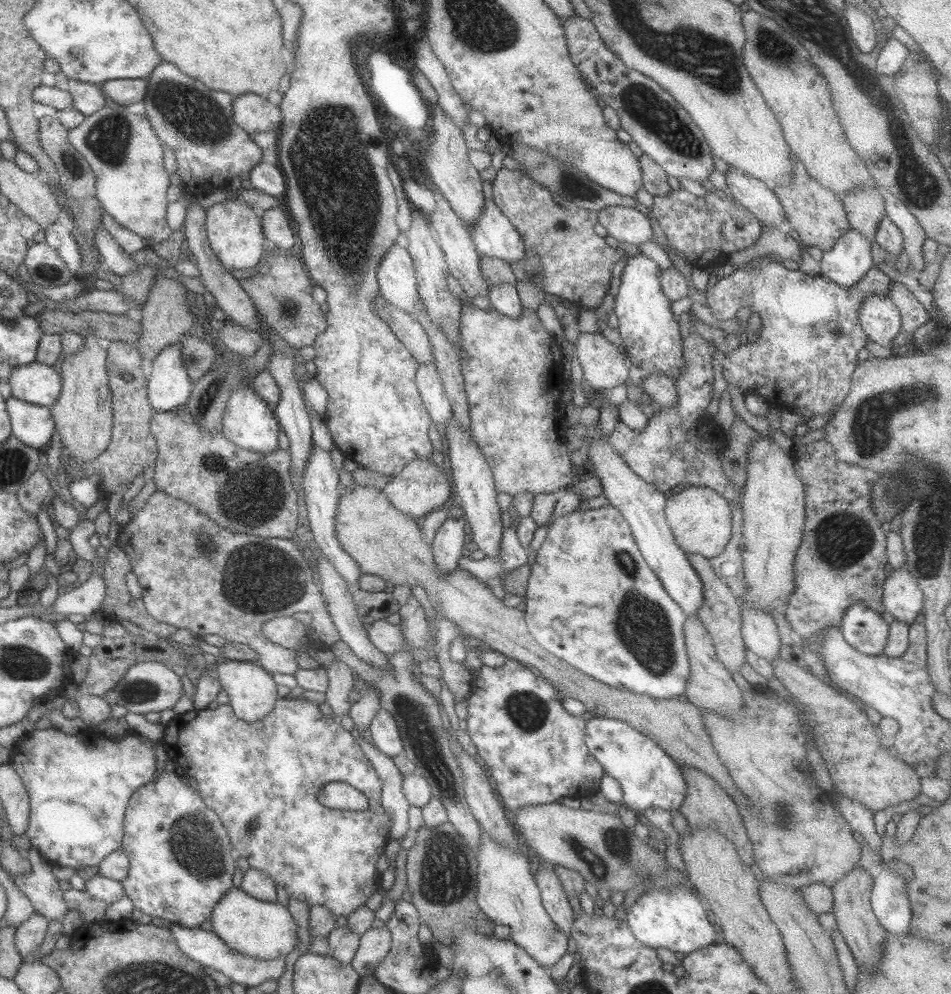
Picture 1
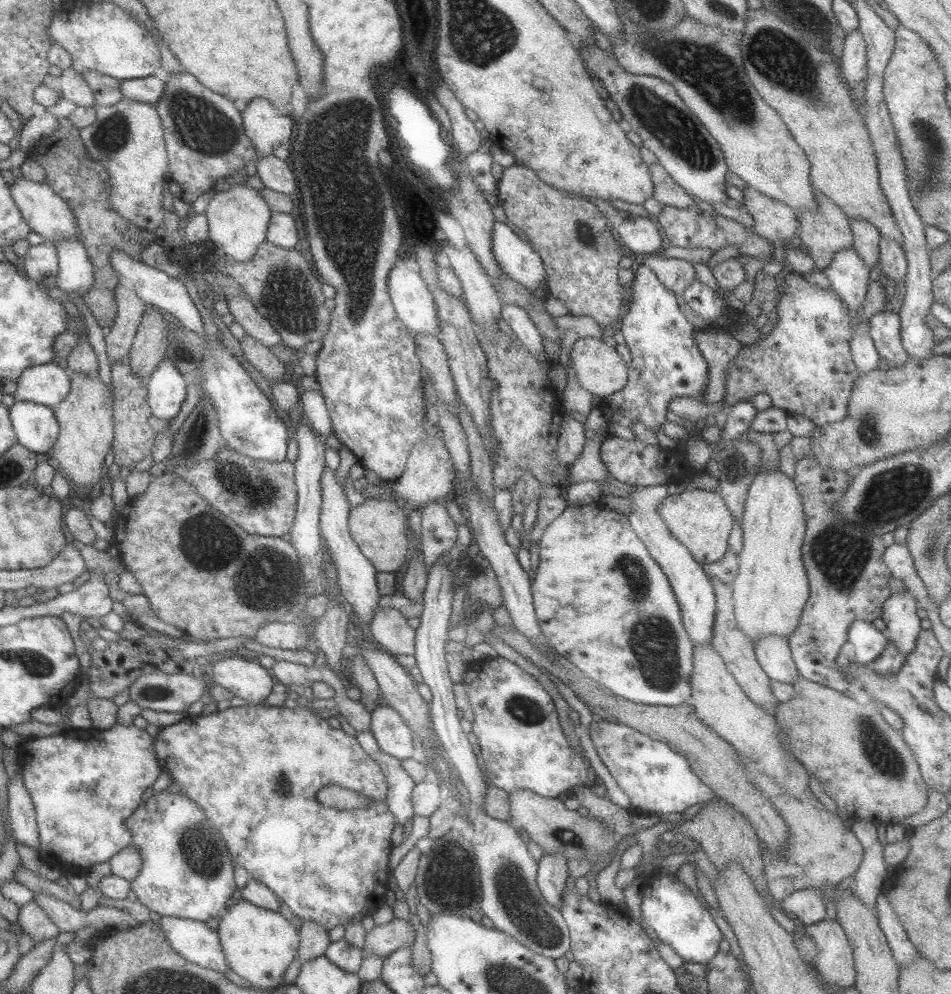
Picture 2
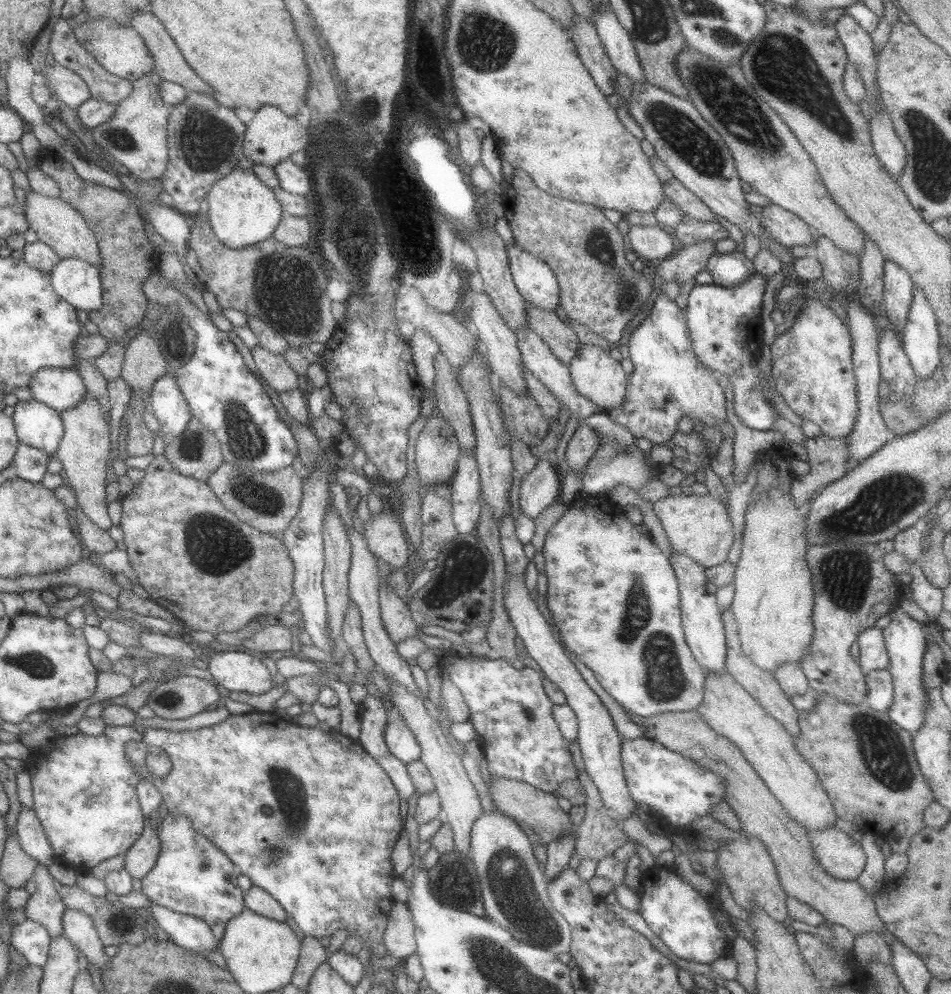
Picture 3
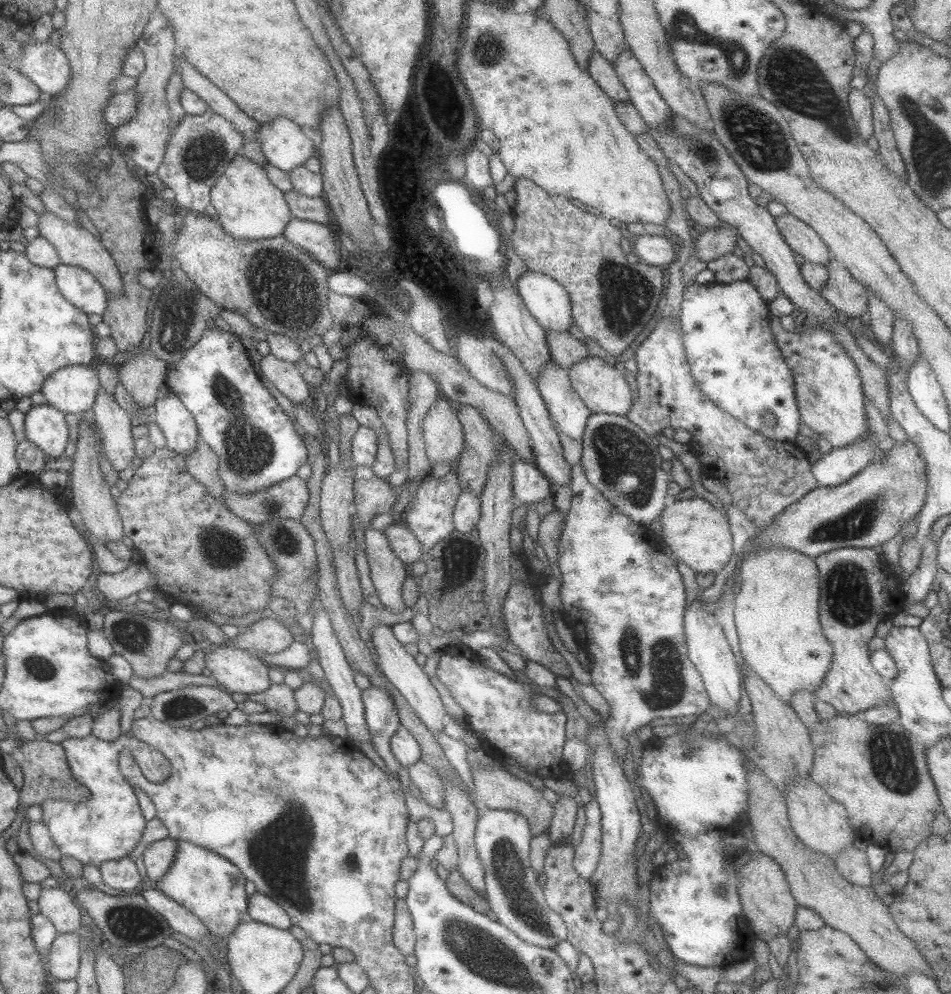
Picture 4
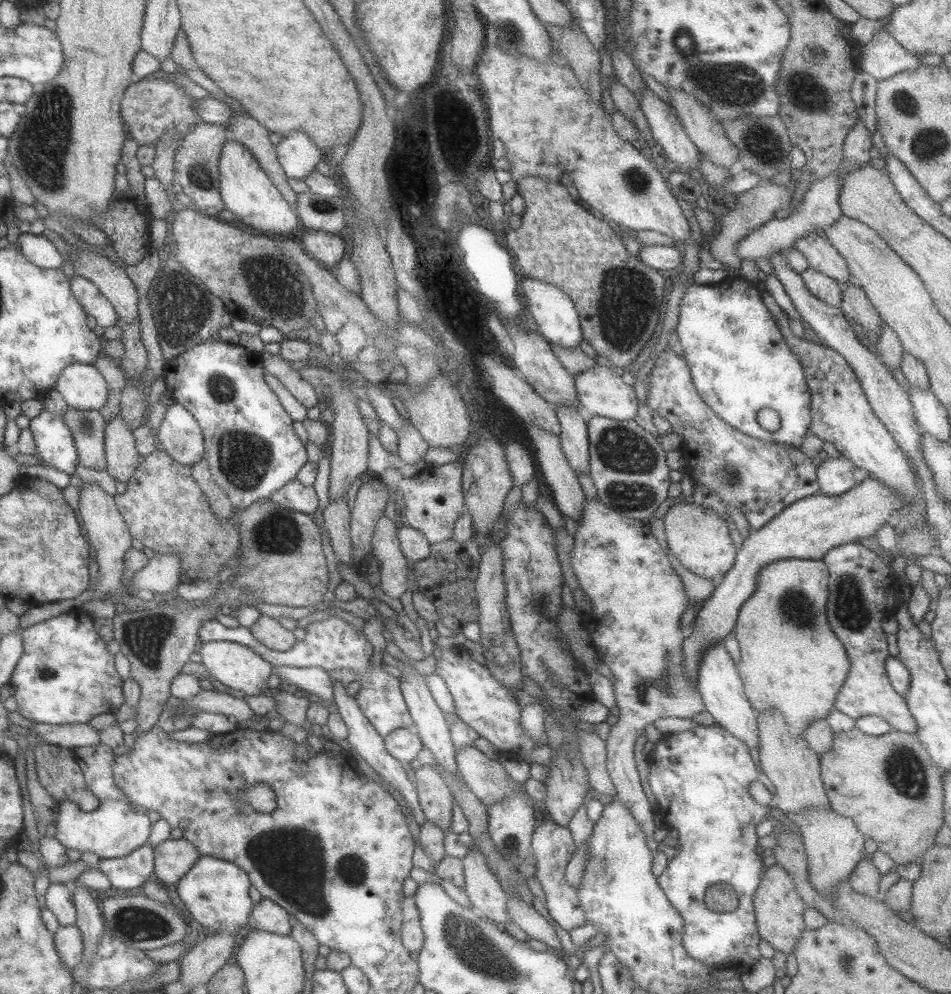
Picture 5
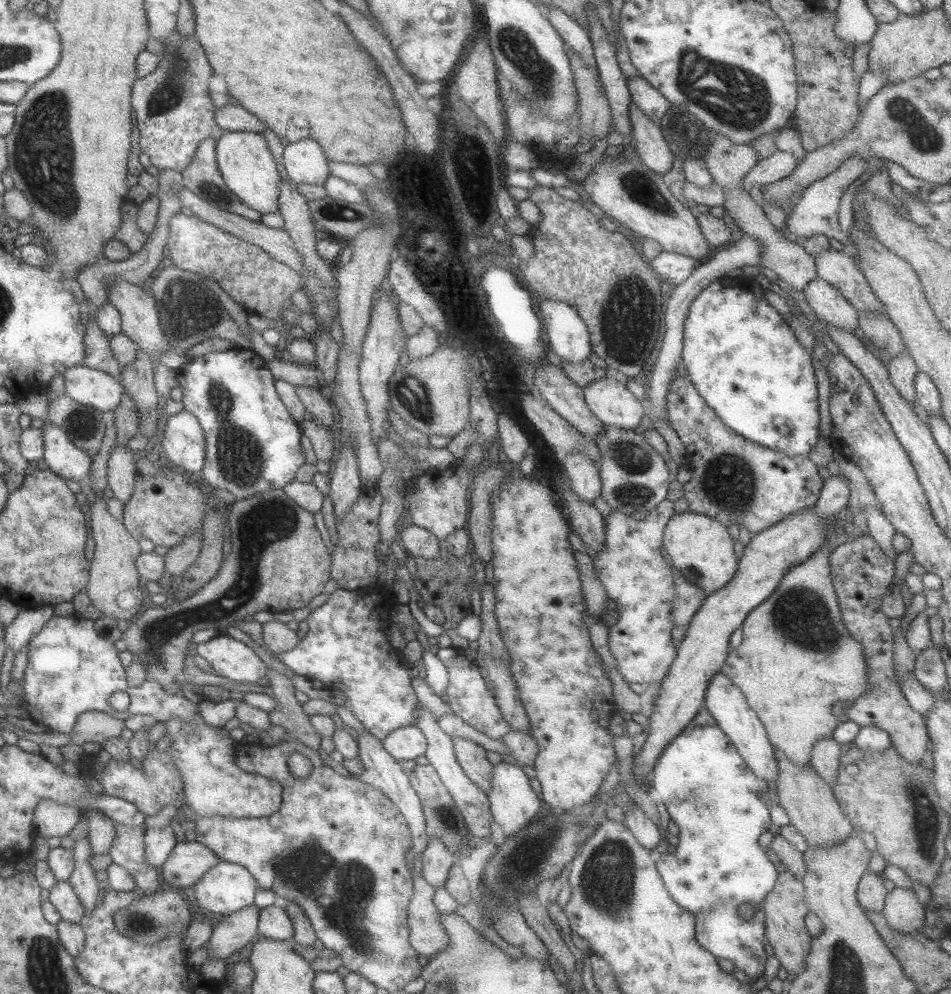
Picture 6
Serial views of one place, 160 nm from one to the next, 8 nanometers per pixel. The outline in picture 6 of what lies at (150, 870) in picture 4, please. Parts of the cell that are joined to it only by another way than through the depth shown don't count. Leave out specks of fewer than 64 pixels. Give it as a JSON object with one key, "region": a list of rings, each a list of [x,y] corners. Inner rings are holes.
{"region":[[[178,839],[164,861],[160,878],[173,888],[192,887],[220,860],[207,846],[196,841]]]}

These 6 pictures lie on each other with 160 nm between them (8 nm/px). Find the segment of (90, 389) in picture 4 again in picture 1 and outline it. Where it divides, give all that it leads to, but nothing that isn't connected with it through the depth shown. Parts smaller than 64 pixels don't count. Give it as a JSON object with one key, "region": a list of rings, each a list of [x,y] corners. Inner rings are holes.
{"region":[[[32,361],[14,367],[8,381],[12,397],[30,404],[51,407],[61,393],[63,380],[53,366]]]}

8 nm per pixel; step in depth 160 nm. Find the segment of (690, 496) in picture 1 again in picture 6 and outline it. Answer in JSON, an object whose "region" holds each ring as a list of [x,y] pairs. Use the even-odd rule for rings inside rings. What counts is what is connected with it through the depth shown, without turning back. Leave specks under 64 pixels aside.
{"region":[[[690,511],[675,513],[666,525],[663,536],[663,546],[672,558],[672,568],[678,568],[687,581],[706,594],[724,588],[734,578],[739,563],[734,545],[726,525],[714,518]]]}

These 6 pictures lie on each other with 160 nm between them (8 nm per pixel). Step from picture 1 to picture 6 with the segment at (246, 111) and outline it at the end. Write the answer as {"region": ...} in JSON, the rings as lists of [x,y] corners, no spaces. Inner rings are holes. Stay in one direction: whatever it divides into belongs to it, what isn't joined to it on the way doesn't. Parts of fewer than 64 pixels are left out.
{"region":[[[314,139],[289,143],[283,155],[286,174],[296,183],[323,186],[326,178],[332,176],[324,149]]]}

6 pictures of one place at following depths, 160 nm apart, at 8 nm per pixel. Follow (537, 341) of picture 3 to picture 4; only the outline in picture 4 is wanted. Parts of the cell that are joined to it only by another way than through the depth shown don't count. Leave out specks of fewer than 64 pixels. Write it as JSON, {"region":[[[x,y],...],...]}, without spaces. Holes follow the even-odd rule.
{"region":[[[548,361],[535,382],[558,430],[574,440],[583,440],[592,412],[572,386],[568,370],[556,361]]]}

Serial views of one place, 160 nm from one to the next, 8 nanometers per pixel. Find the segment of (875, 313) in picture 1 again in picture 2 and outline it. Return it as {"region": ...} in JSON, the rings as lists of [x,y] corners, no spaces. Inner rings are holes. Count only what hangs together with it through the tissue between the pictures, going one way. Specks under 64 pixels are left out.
{"region":[[[879,311],[869,318],[870,338],[890,367],[905,363],[909,354],[901,341],[901,318],[897,311]]]}

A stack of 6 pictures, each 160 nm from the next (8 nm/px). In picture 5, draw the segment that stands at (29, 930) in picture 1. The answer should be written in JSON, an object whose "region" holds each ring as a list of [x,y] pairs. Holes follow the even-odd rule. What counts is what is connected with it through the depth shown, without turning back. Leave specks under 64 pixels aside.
{"region":[[[50,883],[45,894],[46,908],[49,908],[61,926],[75,925],[77,908],[74,902],[73,888],[69,884]]]}

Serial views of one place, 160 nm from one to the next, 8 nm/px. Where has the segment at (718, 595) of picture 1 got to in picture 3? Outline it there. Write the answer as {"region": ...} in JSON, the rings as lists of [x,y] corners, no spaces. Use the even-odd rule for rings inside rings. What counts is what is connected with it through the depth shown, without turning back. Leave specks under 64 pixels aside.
{"region":[[[726,609],[722,613],[722,622],[725,626],[726,636],[726,660],[725,670],[728,674],[731,674],[736,682],[739,682],[751,697],[762,706],[762,708],[776,721],[780,722],[792,736],[799,736],[799,724],[798,724],[798,713],[797,708],[790,702],[787,694],[782,690],[779,682],[770,673],[767,673],[763,668],[756,666],[750,658],[746,658],[744,650],[741,646],[740,636],[737,627],[737,620],[734,616],[733,610]]]}

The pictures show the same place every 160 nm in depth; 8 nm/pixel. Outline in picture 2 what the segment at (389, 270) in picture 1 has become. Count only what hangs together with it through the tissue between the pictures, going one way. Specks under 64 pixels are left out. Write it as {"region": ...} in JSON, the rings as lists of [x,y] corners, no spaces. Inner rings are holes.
{"region":[[[401,256],[394,263],[387,285],[398,319],[411,333],[430,333],[434,336],[441,333],[433,294],[419,271],[410,267],[408,257]]]}

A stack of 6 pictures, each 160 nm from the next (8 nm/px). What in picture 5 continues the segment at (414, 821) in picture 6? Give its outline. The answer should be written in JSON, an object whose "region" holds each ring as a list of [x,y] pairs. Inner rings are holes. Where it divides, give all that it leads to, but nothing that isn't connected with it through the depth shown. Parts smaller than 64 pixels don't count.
{"region":[[[333,681],[333,700],[335,700],[333,707],[341,714],[343,721],[347,724],[348,742],[351,744],[352,748],[354,748],[356,752],[360,754],[360,756],[364,758],[368,764],[370,764],[370,766],[372,766],[383,780],[386,780],[392,788],[400,792],[402,798],[407,801],[410,808],[414,811],[414,818],[417,824],[421,826],[427,818],[422,810],[421,804],[418,801],[418,794],[414,781],[410,781],[410,779],[408,779],[404,764],[398,759],[395,759],[387,751],[385,737],[380,736],[380,734],[377,733],[374,725],[367,719],[367,716],[358,706],[357,700],[352,695],[346,693],[346,687],[347,686],[344,686],[344,684],[340,681]]]}

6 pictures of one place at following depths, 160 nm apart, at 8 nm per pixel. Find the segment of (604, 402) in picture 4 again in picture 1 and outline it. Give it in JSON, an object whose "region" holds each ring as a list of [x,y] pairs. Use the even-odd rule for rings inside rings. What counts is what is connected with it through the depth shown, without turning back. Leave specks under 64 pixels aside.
{"region":[[[580,333],[575,347],[583,367],[584,384],[591,390],[608,391],[629,380],[627,357],[602,333]]]}

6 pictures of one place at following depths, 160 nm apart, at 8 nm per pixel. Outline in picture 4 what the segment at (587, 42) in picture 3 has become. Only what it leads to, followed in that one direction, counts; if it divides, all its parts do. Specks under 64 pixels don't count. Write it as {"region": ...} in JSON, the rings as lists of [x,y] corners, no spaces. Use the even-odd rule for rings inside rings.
{"region":[[[596,49],[588,66],[588,73],[614,103],[630,102],[628,90],[622,85],[620,77],[616,75],[616,70],[602,54],[598,54]]]}

